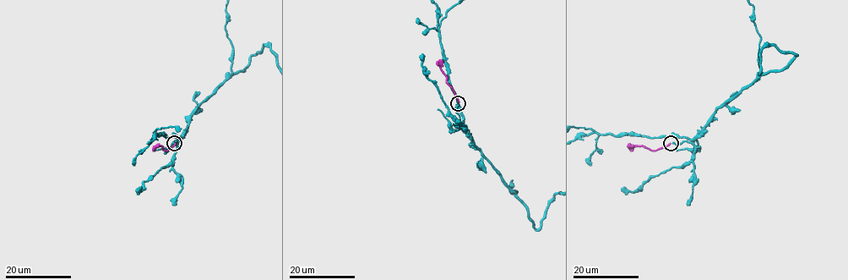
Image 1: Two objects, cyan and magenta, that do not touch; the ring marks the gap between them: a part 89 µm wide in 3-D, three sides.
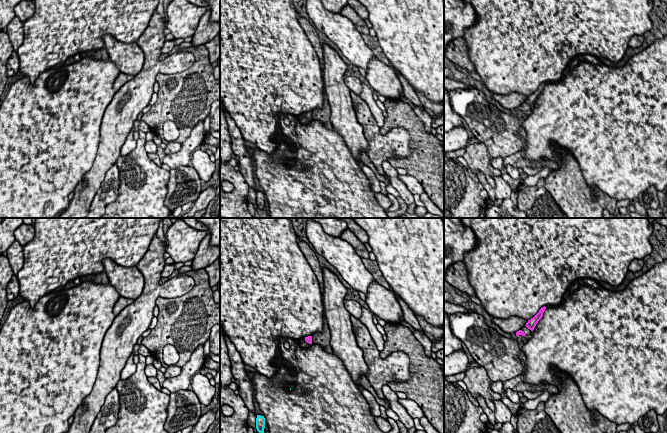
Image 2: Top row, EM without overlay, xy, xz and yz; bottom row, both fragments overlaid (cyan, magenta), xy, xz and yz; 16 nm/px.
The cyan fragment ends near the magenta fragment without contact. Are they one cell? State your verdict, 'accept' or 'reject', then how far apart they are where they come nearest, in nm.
accept | 800 nm

